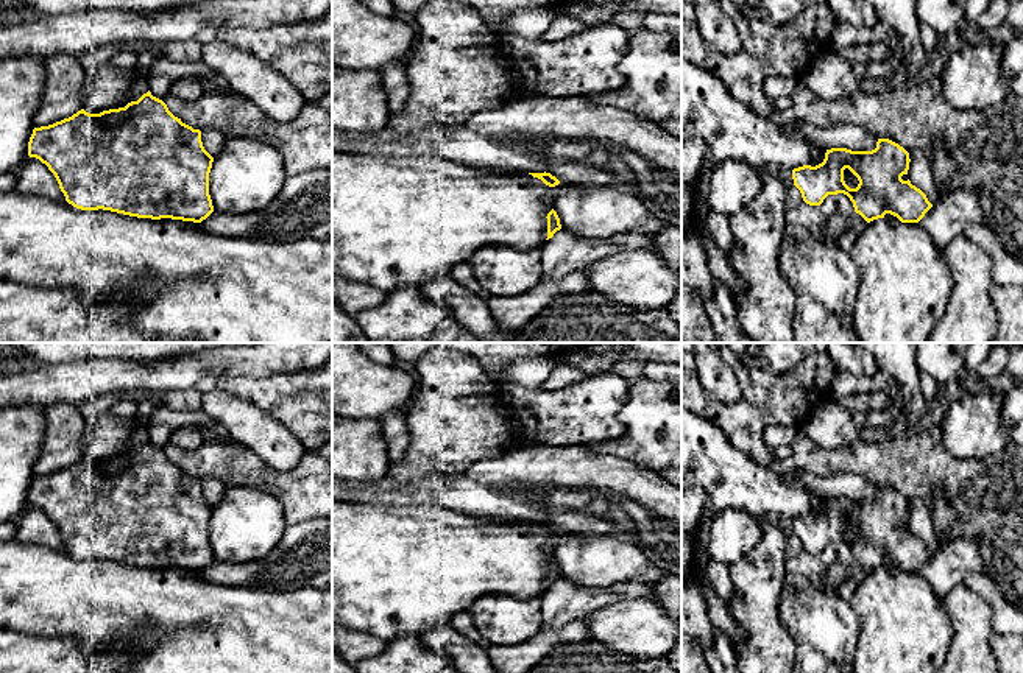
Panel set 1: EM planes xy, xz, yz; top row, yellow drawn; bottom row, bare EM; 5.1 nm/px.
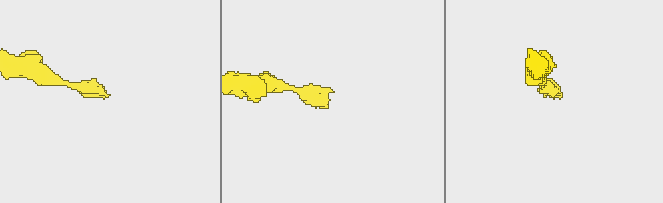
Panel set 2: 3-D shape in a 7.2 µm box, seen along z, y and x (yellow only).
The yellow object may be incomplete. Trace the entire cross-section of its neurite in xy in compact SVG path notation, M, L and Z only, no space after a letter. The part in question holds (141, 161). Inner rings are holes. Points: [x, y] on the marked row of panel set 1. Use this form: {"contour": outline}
{"contour": "M150 90L125 107L100 114L81 109L69 118L34 128L28 142L28 156L48 167L65 201L81 210L103 209L137 218L172 218L193 223L201 223L214 212L209 195L214 157L203 146L201 131L182 123Z"}

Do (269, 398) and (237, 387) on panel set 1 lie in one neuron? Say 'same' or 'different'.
same

